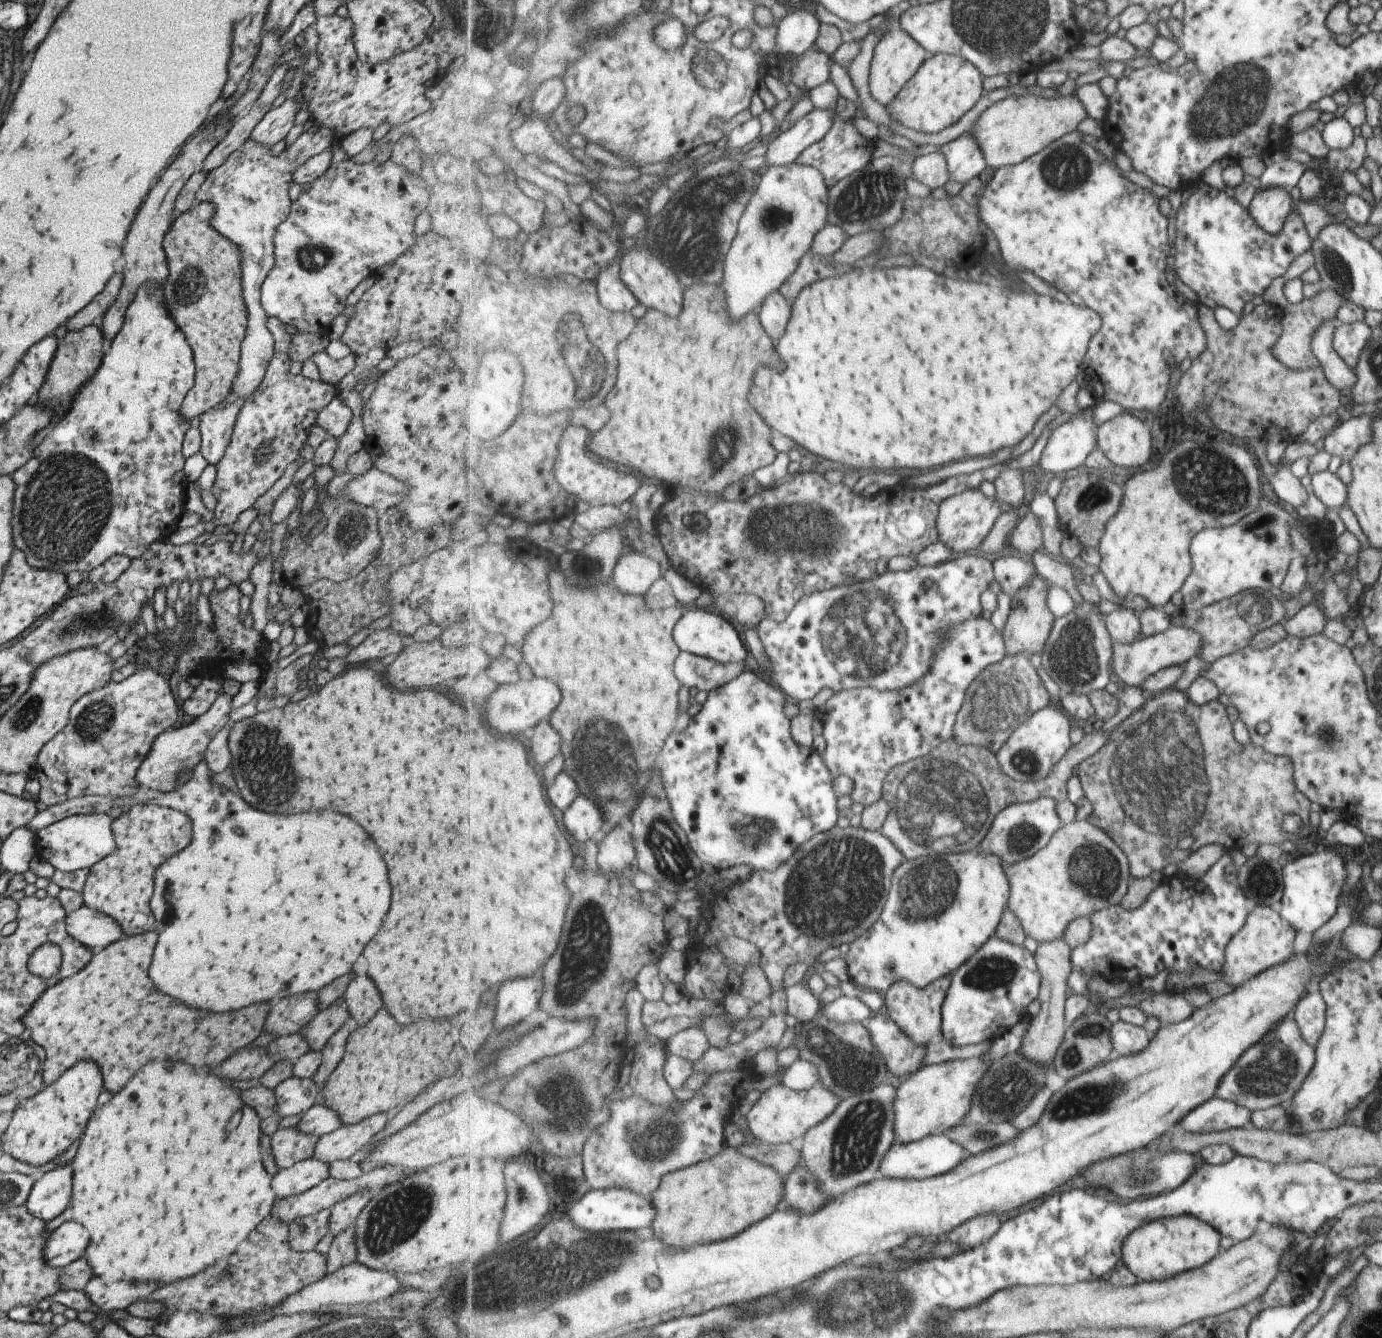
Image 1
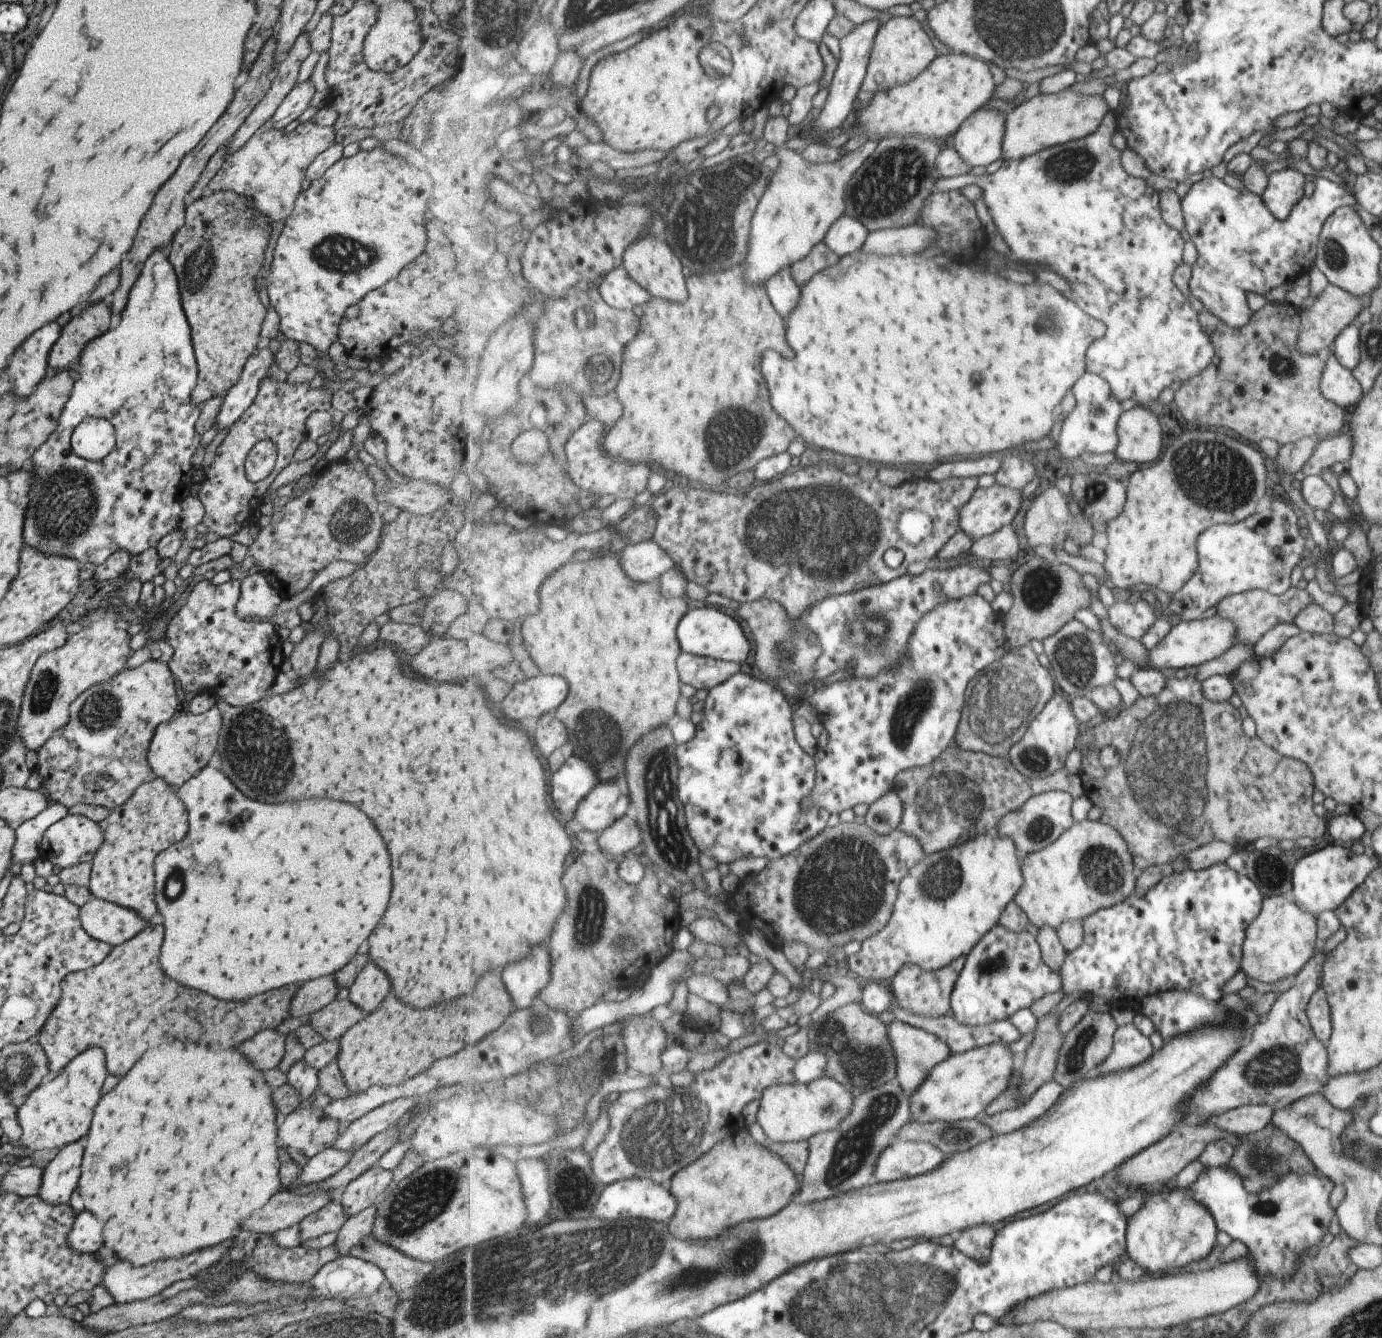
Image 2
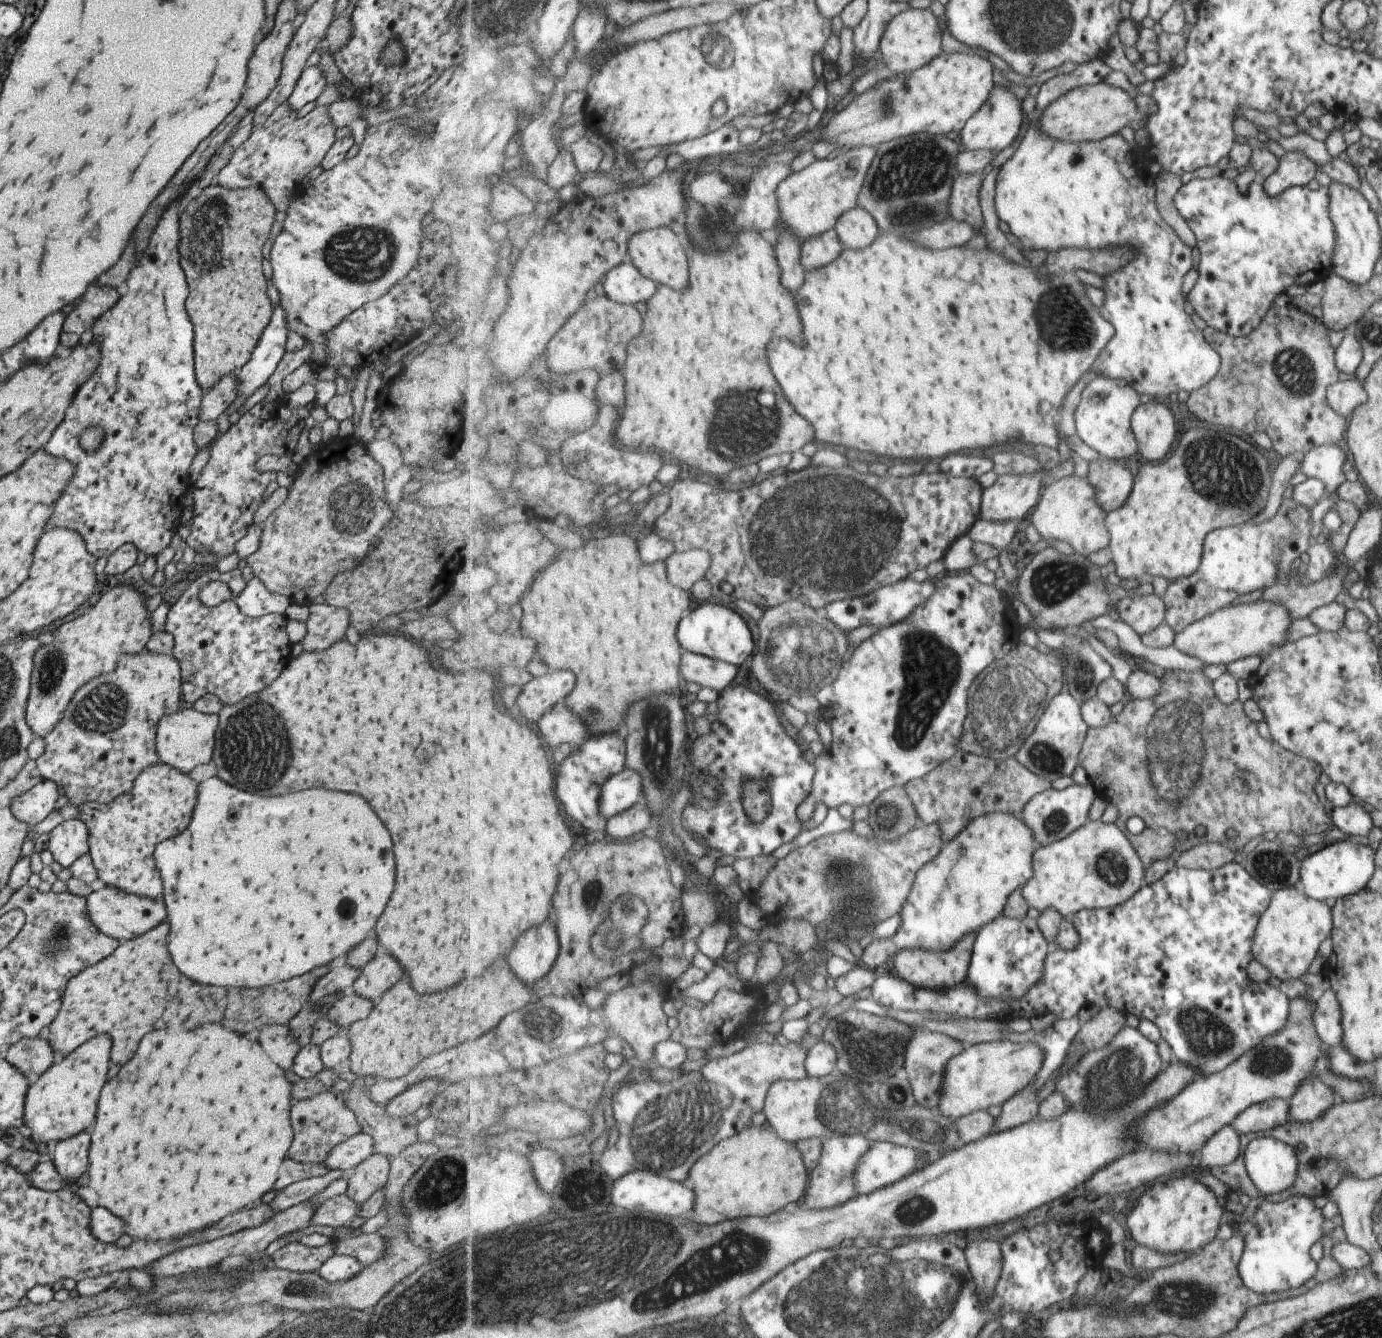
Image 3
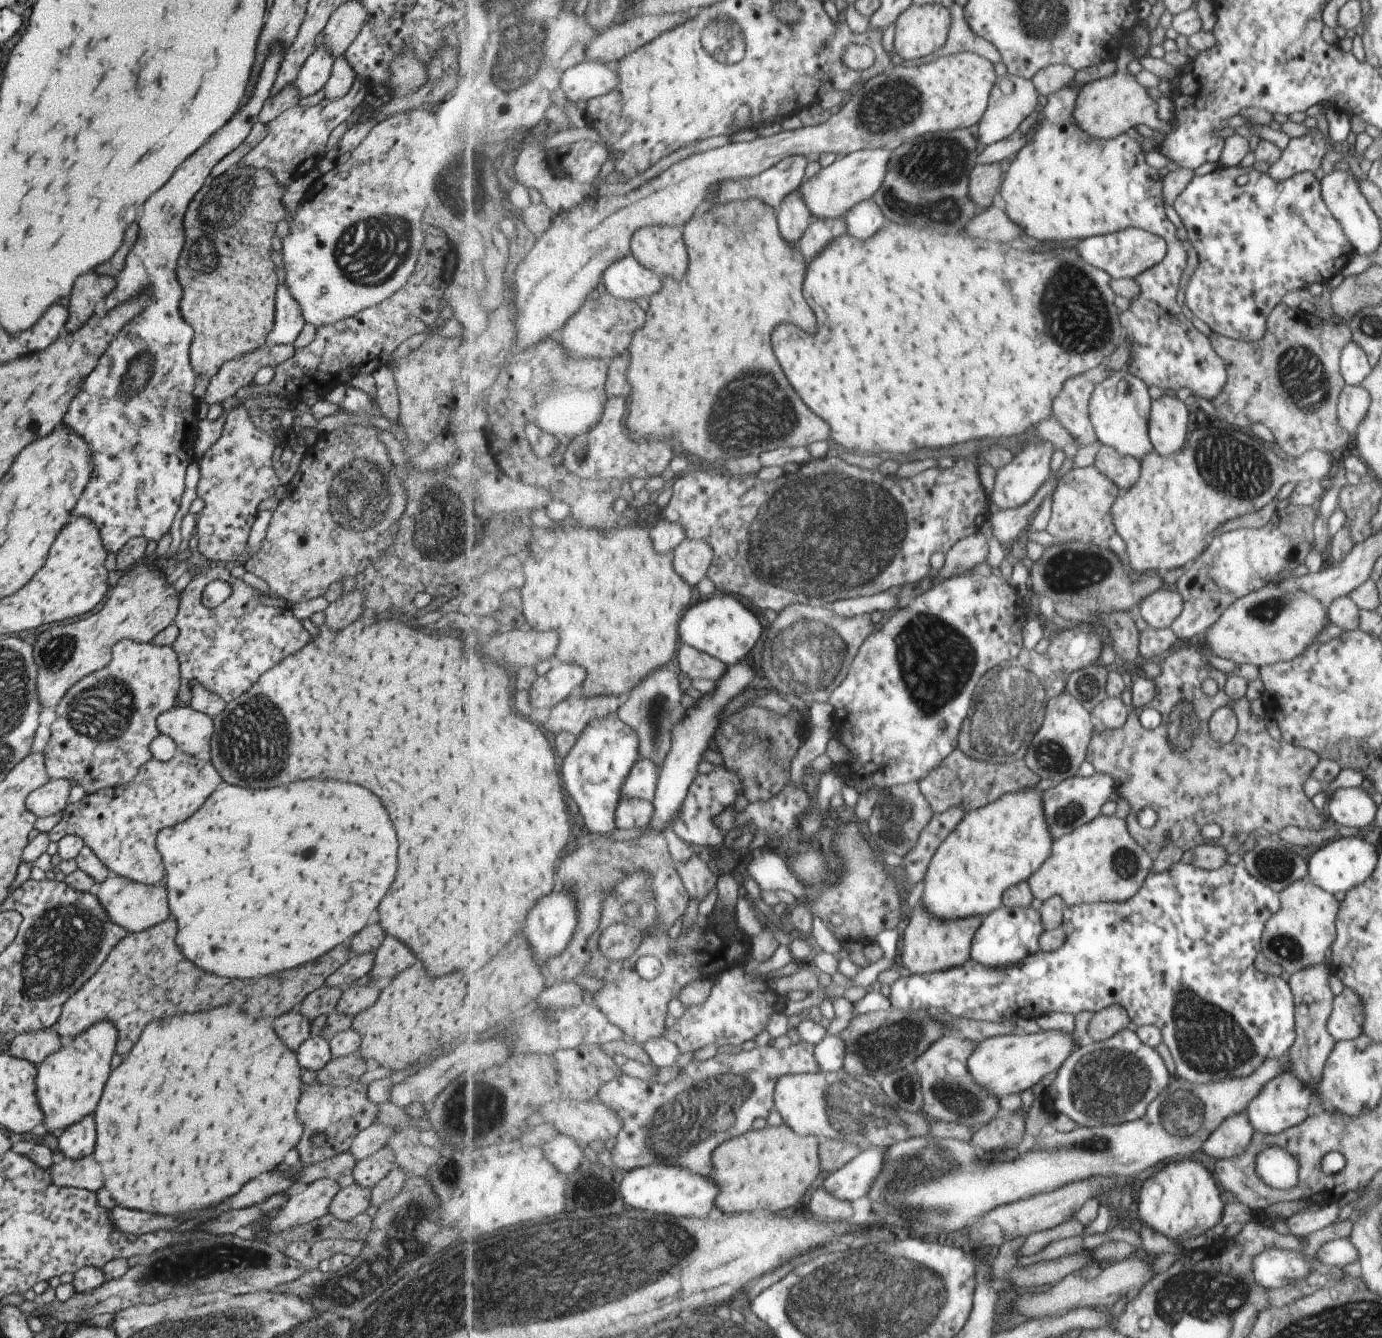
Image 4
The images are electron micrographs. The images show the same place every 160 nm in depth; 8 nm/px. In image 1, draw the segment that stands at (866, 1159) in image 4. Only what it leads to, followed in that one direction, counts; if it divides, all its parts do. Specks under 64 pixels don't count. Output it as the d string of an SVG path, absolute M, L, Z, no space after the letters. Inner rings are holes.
M945 1133L925 1137L910 1143L897 1141L882 1160L880 1173L883 1177L889 1178L926 1179L953 1170L967 1156L967 1151L961 1145L958 1145L957 1142L949 1139Z

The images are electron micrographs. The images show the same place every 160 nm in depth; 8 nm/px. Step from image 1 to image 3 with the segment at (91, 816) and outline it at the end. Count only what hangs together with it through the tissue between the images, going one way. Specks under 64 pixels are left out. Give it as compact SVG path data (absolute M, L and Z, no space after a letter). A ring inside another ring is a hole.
M79 819L62 822L48 833L46 848L57 864L68 868L72 862L88 852L86 826Z

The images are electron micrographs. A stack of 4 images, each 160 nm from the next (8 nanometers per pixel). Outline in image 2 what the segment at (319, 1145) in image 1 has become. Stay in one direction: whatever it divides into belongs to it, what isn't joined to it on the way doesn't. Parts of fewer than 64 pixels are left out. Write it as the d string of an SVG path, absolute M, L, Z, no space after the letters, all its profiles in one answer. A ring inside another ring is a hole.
M422 1097L397 1098L382 1106L377 1106L374 1110L367 1110L360 1118L353 1120L340 1130L339 1136L333 1140L331 1148L352 1153L357 1151L375 1134L402 1120L407 1112L411 1112L415 1108L415 1104L422 1100Z

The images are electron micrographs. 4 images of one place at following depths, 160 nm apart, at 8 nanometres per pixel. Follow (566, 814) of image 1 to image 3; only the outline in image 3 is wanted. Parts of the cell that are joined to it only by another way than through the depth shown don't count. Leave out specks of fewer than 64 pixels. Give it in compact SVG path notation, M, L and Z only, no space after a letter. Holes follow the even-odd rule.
M623 769L618 775L612 776L602 791L602 798L600 799L600 815L605 818L611 818L628 808L631 808L635 803L646 798L645 791L643 791L644 780L641 773L635 769Z

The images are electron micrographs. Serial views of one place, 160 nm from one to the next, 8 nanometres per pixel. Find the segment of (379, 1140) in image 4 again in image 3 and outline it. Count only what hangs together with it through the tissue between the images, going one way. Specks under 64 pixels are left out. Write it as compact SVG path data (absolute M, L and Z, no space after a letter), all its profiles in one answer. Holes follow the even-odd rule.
M359 1132L336 1144L321 1164L328 1170L341 1172L357 1166L373 1152L372 1138L368 1134Z

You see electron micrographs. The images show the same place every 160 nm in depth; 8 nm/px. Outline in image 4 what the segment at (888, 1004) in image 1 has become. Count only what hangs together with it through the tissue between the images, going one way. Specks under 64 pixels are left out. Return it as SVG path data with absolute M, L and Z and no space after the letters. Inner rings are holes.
M921 902L908 914L909 922L904 928L903 949L899 964L911 974L927 974L963 966L972 958L972 942L986 917L975 915L960 919L940 919L928 911Z

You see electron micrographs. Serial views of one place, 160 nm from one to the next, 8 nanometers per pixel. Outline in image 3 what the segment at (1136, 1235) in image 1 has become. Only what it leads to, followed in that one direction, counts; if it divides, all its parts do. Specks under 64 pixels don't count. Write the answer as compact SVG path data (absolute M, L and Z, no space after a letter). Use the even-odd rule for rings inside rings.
M1176 1175L1141 1189L1136 1206L1127 1215L1126 1226L1137 1246L1151 1248L1159 1254L1193 1254L1213 1240L1221 1214L1217 1198L1201 1182Z

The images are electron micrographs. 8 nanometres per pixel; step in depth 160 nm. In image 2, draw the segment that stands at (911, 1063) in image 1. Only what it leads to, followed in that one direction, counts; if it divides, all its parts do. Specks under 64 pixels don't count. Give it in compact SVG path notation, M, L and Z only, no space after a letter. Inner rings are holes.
M893 1020L888 1024L887 1032L889 1032L889 1040L893 1046L893 1052L897 1058L897 1077L901 1087L910 1096L915 1094L915 1090L921 1088L921 1084L929 1078L931 1070L950 1058L952 1055L951 1046L948 1046L945 1040L939 1039L936 1035L930 1034L927 1030L915 1028L911 1024Z

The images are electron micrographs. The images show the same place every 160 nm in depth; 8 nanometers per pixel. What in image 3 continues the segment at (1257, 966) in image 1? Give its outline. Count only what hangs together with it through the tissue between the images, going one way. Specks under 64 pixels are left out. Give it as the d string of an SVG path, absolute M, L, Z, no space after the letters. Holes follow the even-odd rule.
M1298 885L1271 892L1269 914L1261 918L1257 942L1252 942L1253 950L1257 950L1257 962L1281 981L1299 978L1315 958L1319 944L1329 936L1331 915L1323 902L1309 898Z

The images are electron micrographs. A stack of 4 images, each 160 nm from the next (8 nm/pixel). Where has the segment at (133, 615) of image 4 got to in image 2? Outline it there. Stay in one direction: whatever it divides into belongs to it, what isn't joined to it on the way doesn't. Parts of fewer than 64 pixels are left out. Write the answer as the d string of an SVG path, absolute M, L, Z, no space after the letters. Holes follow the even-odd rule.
M110 606L106 609L97 608L78 621L78 624L87 624L87 628L69 635L63 646L37 658L22 694L15 737L11 742L23 744L27 752L37 751L53 732L69 721L69 704L83 690L107 682L124 669L132 651L129 650L129 634L126 630L115 628L117 620L120 620L117 609Z

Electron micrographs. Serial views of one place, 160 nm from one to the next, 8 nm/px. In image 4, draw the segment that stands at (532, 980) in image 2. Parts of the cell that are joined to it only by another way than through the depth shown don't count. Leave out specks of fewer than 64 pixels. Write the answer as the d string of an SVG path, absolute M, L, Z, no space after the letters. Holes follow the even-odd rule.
M560 887L553 894L549 894L549 898L541 898L541 902L537 902L537 908L533 912L529 912L527 922L529 922L529 926L527 926L525 934L529 934L529 940L533 942L534 957L538 963L543 964L551 957L559 956L572 941L577 925L580 924L578 900L573 898L570 891Z

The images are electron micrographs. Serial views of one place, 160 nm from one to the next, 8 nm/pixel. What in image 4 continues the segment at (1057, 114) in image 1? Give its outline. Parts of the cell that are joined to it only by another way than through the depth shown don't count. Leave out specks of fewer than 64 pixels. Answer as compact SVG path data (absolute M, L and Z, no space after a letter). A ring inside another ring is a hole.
M1127 35L1119 56L1115 60L1119 70L1109 78L1087 83L1078 95L1074 117L1078 125L1094 137L1114 139L1125 135L1125 132L1129 132L1129 128L1135 128L1135 126L1147 126L1153 130L1161 128L1161 124L1157 120L1155 100L1147 96L1147 90L1129 73L1127 66L1129 66L1130 59L1130 43Z

